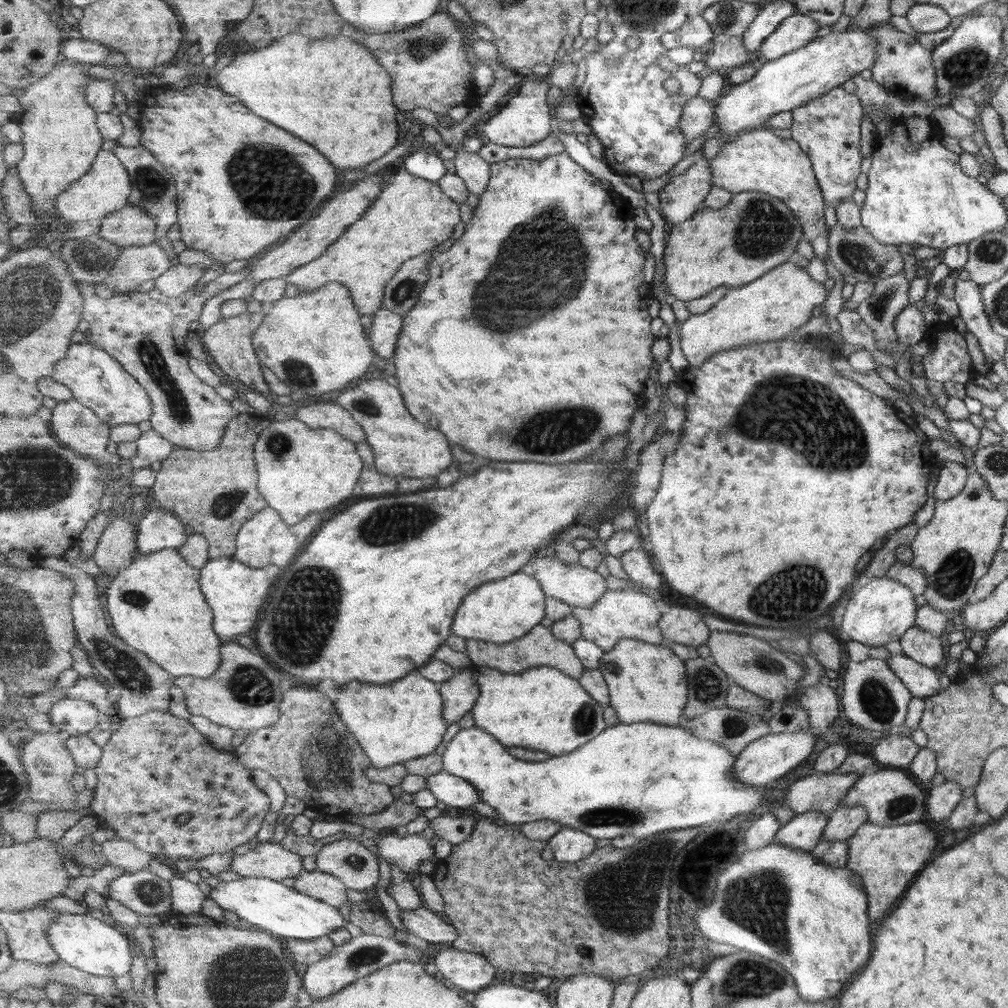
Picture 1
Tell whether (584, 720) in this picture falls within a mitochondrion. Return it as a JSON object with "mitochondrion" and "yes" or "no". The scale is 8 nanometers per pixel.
{"mitochondrion":"yes"}

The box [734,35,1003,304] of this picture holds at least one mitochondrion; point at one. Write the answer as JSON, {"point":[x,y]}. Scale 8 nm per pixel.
{"point":[965,67]}

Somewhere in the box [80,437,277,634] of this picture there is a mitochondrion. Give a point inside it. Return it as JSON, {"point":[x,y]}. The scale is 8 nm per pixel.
{"point":[226,503]}

